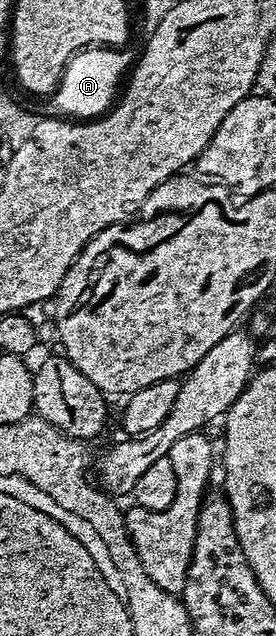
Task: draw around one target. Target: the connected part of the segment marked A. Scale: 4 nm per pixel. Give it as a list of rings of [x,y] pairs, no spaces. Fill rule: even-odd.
[[[94,46],[75,54],[67,63],[63,78],[53,92],[51,100],[57,110],[55,112],[73,120],[91,120],[104,115],[116,99],[119,77],[134,63],[134,53],[129,51],[127,48]]]

